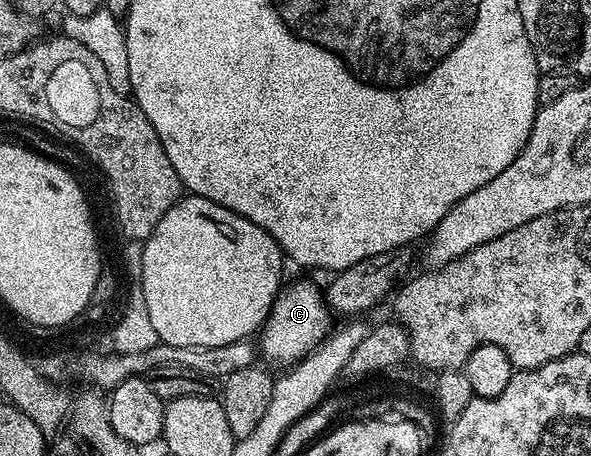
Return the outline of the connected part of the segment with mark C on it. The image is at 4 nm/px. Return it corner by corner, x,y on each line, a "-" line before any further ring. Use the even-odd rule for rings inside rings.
305,279
299,280
298,283
286,282
277,292
277,300
273,302
273,308
269,310
269,317
265,320
263,330
260,332
260,335
262,334
261,343
259,342
260,354
264,358
266,355
273,363
295,364
300,359
306,359
331,334
334,327
335,316
329,306
325,304
325,297
320,286
317,288
315,284
308,283

